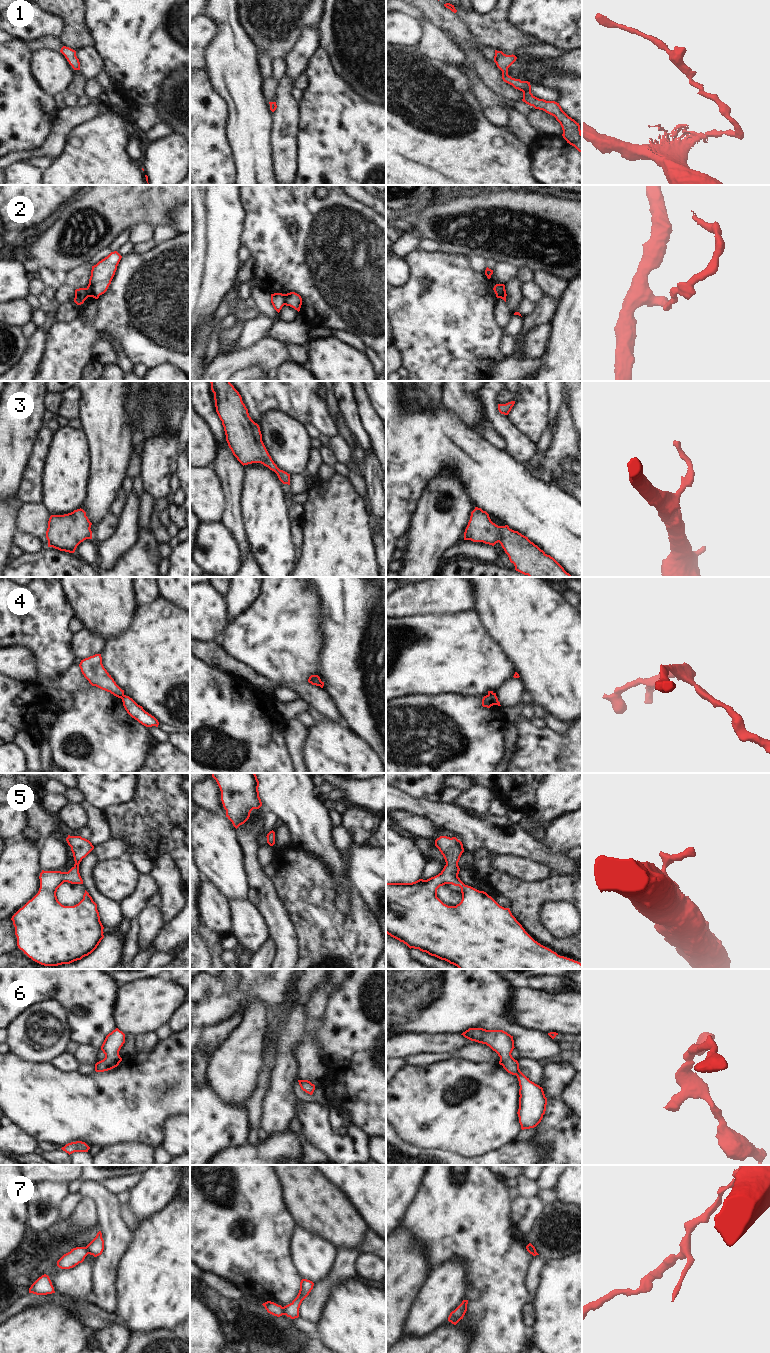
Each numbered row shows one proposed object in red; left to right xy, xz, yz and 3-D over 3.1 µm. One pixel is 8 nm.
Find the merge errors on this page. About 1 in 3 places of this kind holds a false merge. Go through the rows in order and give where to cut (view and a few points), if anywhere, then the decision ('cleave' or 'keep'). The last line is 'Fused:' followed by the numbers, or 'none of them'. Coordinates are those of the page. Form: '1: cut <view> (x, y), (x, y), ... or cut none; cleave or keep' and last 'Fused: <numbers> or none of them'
1: cut none; keep
2: cut xz (283, 294), (285, 304); cleave
3: cut none; keep
4: cut xy (123, 694), (120, 697); cleave
5: cut none; keep
6: cut none; keep
7: cut xz (282, 1307), (284, 1314); cleave
Fused: 2, 4, 7

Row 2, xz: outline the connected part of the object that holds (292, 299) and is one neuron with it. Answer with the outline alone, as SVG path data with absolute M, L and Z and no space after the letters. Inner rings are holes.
M290 292L287 294L284 294L285 297L285 305L290 306L297 310L298 312L300 311L301 305L302 305L302 298L299 294L295 292Z

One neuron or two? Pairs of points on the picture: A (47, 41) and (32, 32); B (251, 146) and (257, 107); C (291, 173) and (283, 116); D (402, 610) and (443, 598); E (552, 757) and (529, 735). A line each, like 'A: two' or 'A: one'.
A: two
B: one
C: one
D: one
E: one

